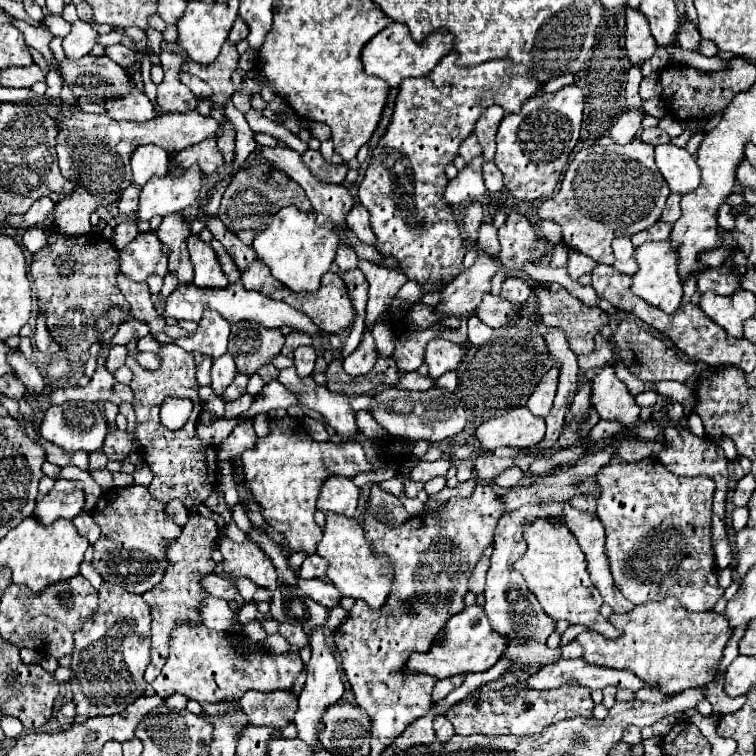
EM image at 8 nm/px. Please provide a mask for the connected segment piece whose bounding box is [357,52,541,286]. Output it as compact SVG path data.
M451 52L449 56L445 56L445 58L437 64L437 68L435 68L431 74L427 74L427 76L423 76L423 78L405 78L405 80L401 82L399 92L397 92L397 100L395 100L395 108L393 108L391 122L389 122L385 134L381 136L379 144L371 150L371 162L369 162L369 166L367 166L367 170L365 170L365 176L363 176L363 182L359 184L359 194L357 194L359 202L361 202L361 204L369 210L369 214L371 214L371 228L373 228L373 232L375 232L375 236L377 236L377 250L379 250L381 254L385 254L385 256L395 256L395 258L401 262L401 272L407 274L409 280L417 280L419 284L425 284L425 286L437 286L439 282L451 282L457 274L461 274L461 272L463 272L463 256L465 256L465 252L467 252L465 238L461 236L461 232L459 232L459 228L457 228L457 222L455 222L455 218L453 218L453 214L451 214L449 204L443 200L443 190L447 188L447 182L449 182L447 176L445 176L447 164L451 164L451 162L455 160L455 156L459 154L461 142L473 132L475 122L479 120L479 116L483 114L485 108L497 104L497 106L501 106L505 112L519 112L519 110L521 110L521 104L523 104L527 98L535 96L535 94L539 92L539 86L541 86L541 84L531 76L531 72L529 72L525 66L519 66L519 64L511 62L509 58L495 60L495 62L483 62L483 66L471 66L471 68L461 68L461 66L457 66L457 64L455 64L455 58L457 58L457 54Z

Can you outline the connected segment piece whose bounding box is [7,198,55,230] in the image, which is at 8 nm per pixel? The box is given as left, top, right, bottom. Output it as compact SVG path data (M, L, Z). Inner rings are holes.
M39 198L25 214L9 214L7 224L13 228L23 228L23 230L33 228L33 226L37 226L49 218L53 206L55 204L51 202L51 198Z

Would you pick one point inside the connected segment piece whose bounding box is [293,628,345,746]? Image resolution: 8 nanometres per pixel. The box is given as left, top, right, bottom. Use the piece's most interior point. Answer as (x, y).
(323, 687)

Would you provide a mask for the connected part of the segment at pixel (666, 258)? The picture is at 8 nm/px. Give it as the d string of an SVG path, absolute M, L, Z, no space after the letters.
M669 240L667 242L645 242L643 246L635 250L635 260L637 260L639 270L633 274L631 292L643 298L647 304L667 314L673 314L681 304L683 286L677 276L677 256L675 256L675 250L671 248L671 242Z

